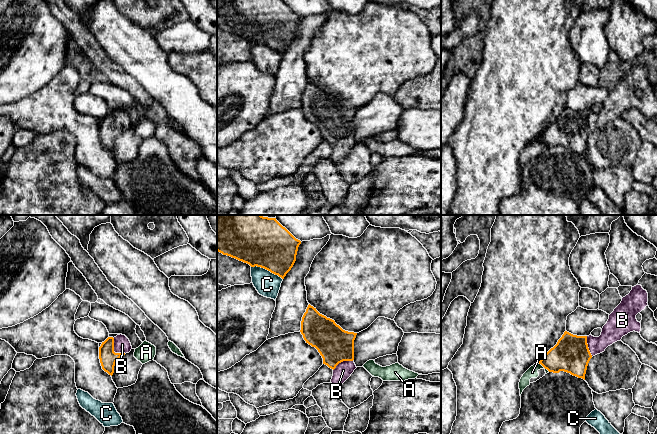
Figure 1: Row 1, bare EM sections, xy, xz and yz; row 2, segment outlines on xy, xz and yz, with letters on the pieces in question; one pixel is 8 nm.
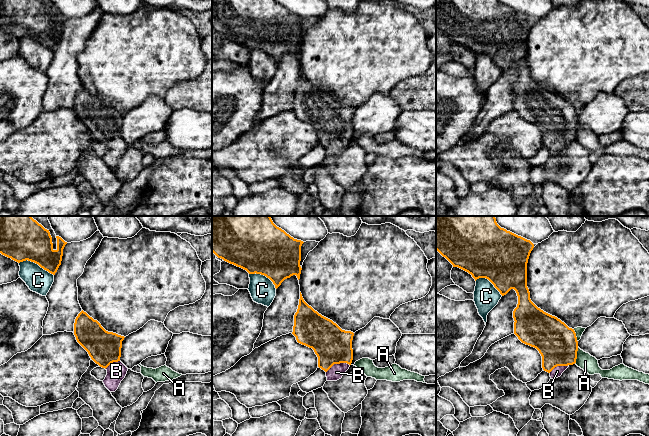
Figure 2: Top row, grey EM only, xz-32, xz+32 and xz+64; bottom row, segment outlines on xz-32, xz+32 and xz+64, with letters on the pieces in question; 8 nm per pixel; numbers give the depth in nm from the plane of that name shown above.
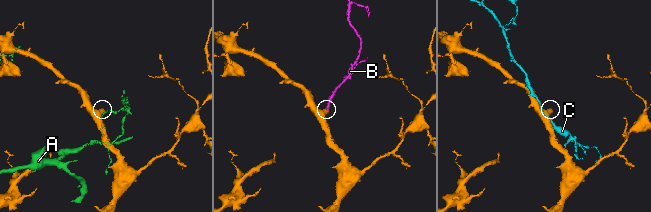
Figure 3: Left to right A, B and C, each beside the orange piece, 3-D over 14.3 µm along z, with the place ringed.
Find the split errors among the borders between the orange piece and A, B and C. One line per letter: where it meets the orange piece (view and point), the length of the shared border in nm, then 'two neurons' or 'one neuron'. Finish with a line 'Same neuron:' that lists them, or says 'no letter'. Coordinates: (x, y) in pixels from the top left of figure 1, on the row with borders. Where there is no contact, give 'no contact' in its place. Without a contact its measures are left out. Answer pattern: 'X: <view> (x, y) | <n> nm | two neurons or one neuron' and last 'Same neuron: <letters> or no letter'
A: yz (543, 366) | 130 nm | two neurons
B: xy (113, 350) | 160 nm | one neuron
C: xz (267, 269) | 280 nm | two neurons
Same neuron: B

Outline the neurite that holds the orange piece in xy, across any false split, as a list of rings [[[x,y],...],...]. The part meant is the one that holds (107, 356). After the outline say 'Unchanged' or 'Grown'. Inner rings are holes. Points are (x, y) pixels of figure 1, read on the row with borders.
[[[125,335],[108,337],[99,347],[99,359],[102,369],[113,375],[116,361],[132,349],[129,339]]]. Grown

